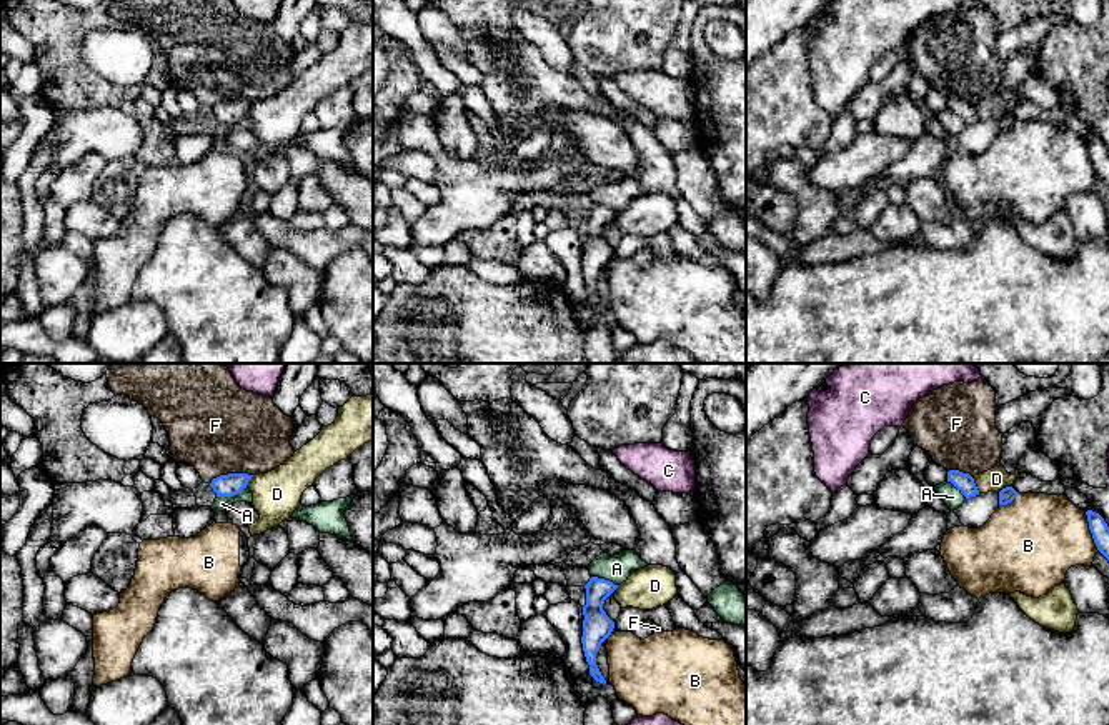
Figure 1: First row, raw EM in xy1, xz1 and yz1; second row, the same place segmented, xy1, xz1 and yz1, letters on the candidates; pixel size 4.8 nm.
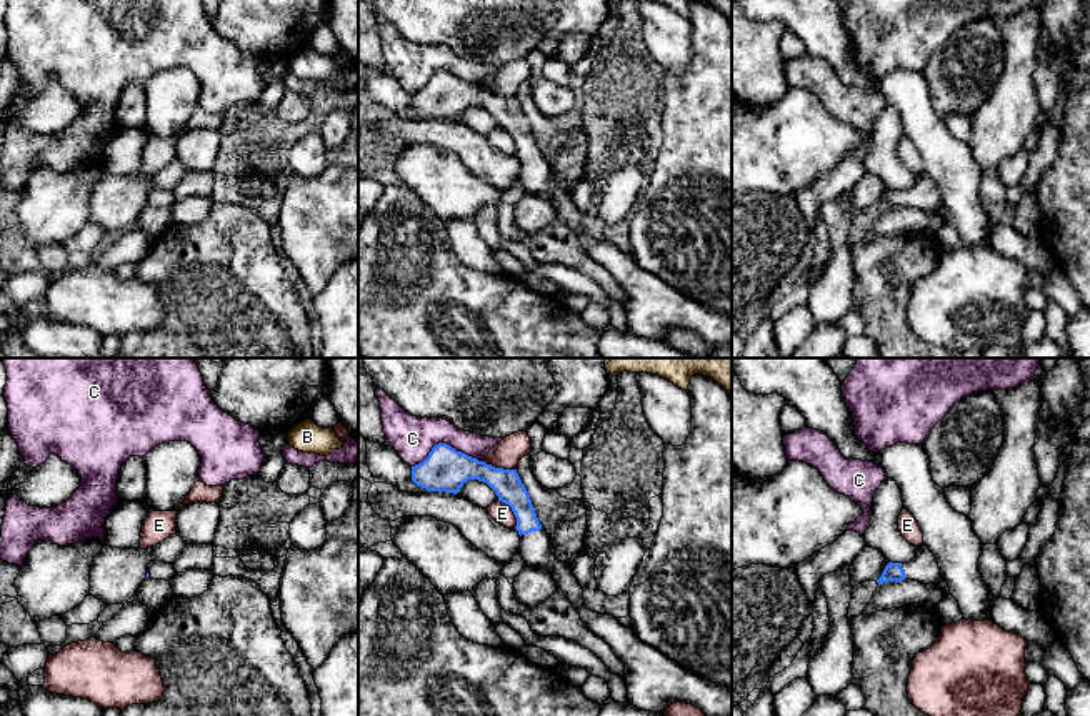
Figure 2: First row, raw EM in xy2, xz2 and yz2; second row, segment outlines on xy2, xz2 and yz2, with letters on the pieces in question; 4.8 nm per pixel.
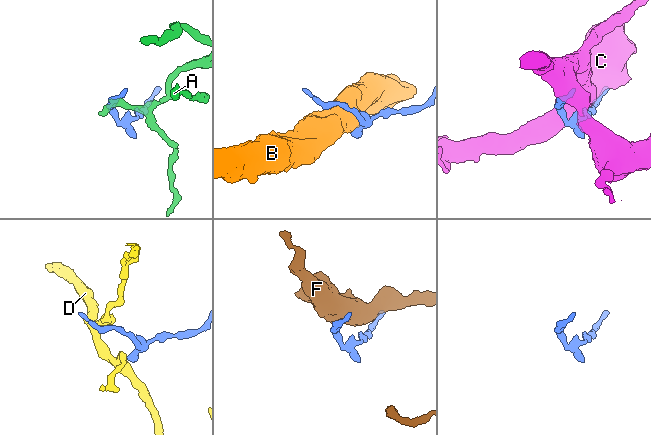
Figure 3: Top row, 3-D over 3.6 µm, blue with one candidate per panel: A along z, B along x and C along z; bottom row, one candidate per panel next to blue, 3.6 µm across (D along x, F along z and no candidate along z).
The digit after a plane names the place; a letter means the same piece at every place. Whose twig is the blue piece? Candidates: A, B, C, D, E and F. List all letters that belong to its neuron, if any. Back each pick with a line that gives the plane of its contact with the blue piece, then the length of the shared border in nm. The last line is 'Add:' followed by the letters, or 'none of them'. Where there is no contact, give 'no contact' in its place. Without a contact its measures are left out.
Add: none of them

